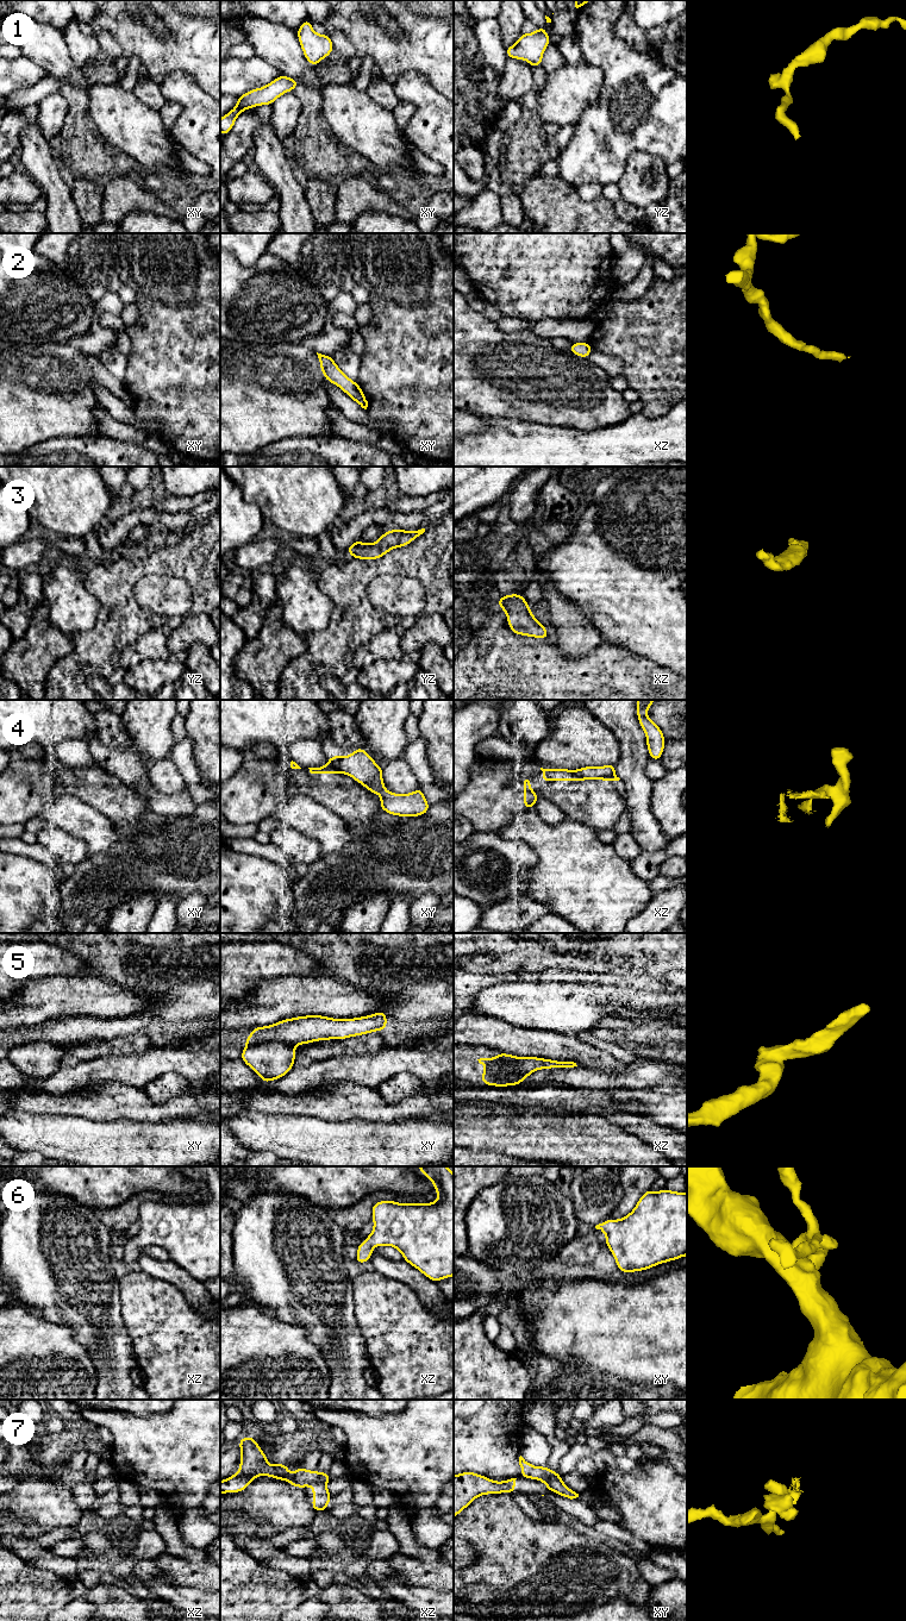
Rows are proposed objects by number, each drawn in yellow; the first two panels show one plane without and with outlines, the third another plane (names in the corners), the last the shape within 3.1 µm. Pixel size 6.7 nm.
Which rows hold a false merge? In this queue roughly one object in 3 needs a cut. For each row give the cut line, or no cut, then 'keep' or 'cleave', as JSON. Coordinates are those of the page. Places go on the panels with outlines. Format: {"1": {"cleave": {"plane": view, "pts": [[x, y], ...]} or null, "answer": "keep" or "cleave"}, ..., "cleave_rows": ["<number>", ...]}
{"1": {"cleave": null, "answer": "keep"}, "2": {"cleave": null, "answer": "keep"}, "3": {"cleave": null, "answer": "keep"}, "4": {"cleave": {"plane": "xz", "pts": [[573, 770], [586, 777], [604, 777], [614, 774]]}, "answer": "cleave"}, "5": {"cleave": {"plane": "xz", "pts": [[488, 1069], [501, 1065], [507, 1061], [526, 1076]]}, "answer": "cleave"}, "6": {"cleave": null, "answer": "keep"}, "7": {"cleave": {"plane": "xz", "pts": [[285, 1466], [292, 1483]]}, "answer": "cleave"}, "cleave_rows": ["4", "5", "7"]}

